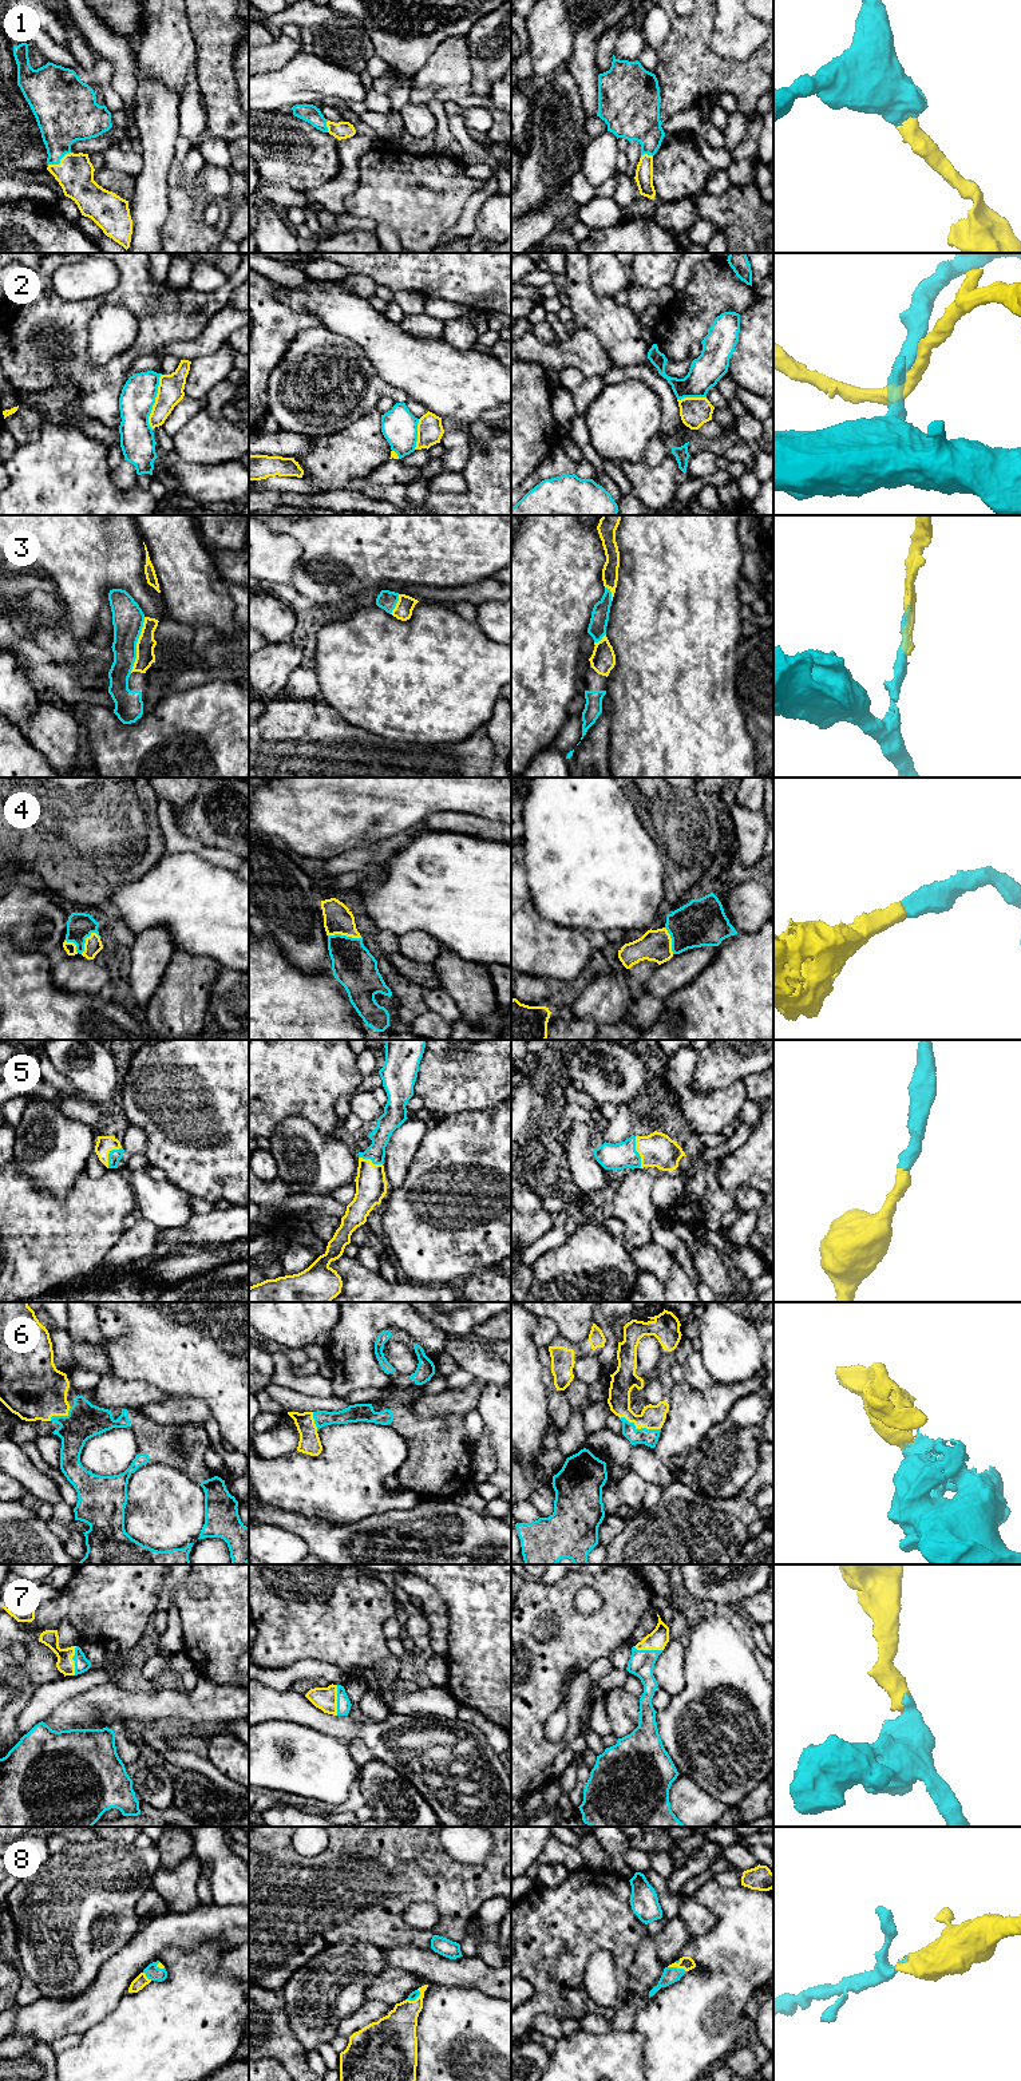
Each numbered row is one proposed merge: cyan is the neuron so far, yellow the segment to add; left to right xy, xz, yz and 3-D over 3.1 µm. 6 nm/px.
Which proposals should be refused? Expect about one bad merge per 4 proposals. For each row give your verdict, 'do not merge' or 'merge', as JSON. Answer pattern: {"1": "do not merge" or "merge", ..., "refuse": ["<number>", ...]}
{"1": "merge", "2": "do not merge", "3": "merge", "4": "merge", "5": "merge", "6": "merge", "7": "merge", "8": "merge", "refuse": ["2"]}

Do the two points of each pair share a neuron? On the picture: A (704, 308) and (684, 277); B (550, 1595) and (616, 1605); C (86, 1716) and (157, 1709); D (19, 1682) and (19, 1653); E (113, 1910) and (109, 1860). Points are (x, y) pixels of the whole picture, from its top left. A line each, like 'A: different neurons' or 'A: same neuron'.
A: different neurons
B: same neuron
C: same neuron
D: different neurons
E: same neuron

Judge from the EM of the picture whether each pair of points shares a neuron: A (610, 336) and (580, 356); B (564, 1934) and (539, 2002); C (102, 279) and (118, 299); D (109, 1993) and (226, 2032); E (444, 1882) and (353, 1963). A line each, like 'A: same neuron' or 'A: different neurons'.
A: different neurons
B: same neuron
C: different neurons
D: different neurons
E: different neurons

